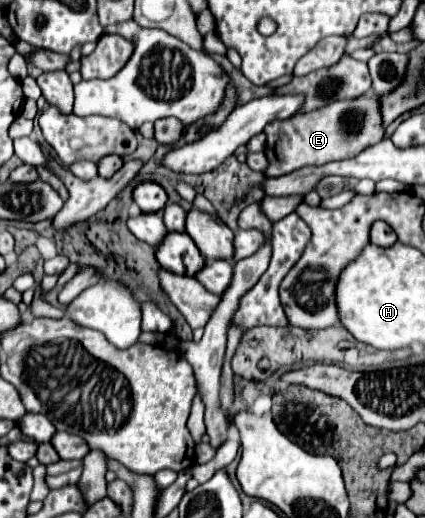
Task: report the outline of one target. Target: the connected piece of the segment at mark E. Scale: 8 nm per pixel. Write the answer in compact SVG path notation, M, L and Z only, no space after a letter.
M363 95L351 101L329 103L319 111L297 115L285 121L273 121L271 125L267 125L265 155L269 159L269 169L265 171L265 175L279 177L305 165L323 165L329 161L353 159L369 145L379 143L385 129L379 123L379 103L375 103L375 99L377 97Z

